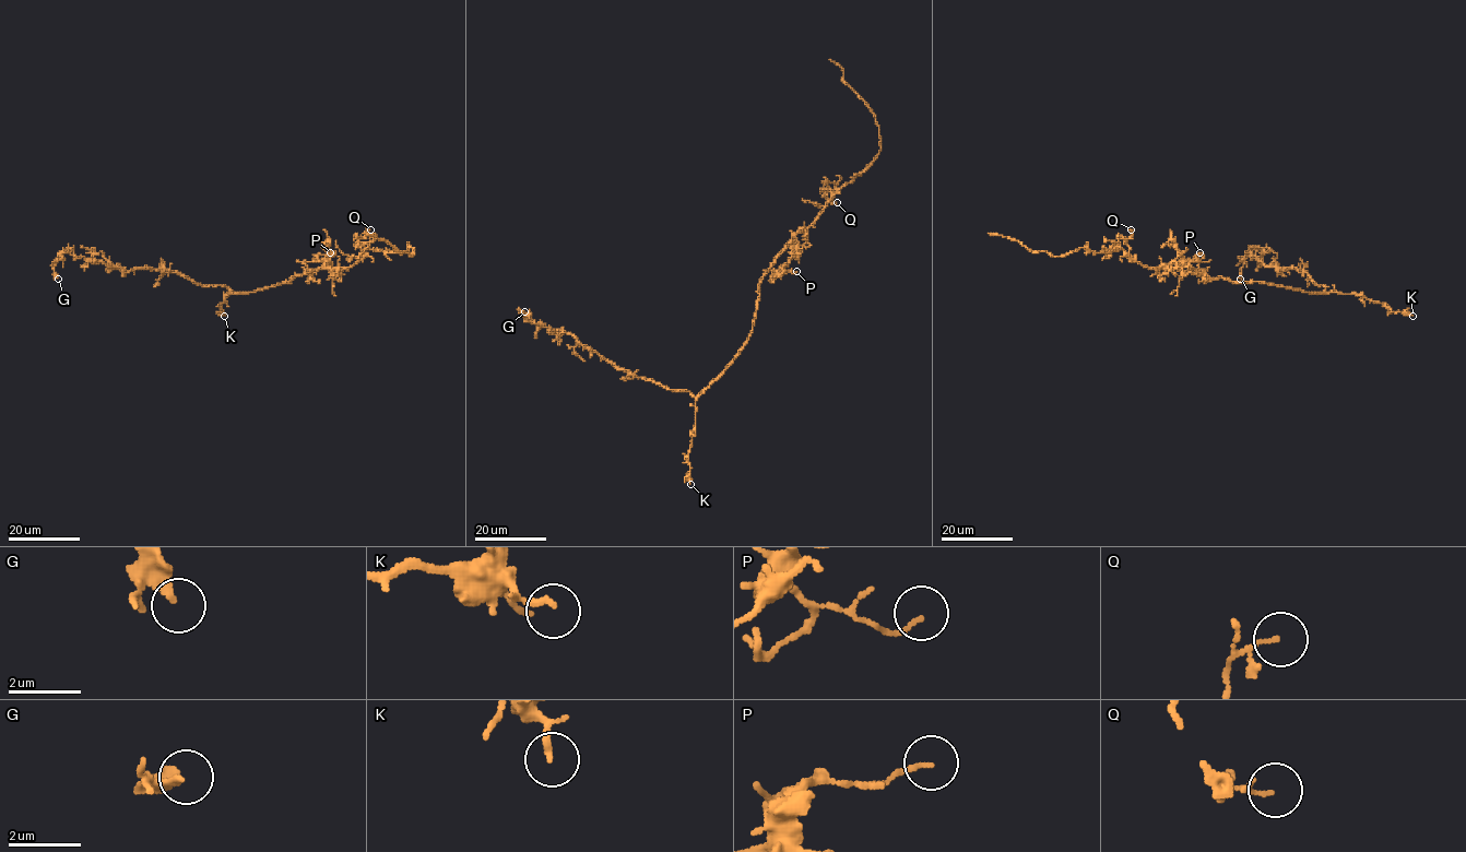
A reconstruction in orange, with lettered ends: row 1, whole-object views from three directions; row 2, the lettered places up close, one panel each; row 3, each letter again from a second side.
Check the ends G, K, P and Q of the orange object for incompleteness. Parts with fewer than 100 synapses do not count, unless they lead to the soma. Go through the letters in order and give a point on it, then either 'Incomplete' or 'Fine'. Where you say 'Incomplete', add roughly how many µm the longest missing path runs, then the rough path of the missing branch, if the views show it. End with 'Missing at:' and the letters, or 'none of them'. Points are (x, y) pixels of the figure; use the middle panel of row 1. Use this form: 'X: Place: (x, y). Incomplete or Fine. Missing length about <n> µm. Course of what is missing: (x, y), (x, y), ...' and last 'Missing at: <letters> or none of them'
G: Place: (524, 311). Fine
K: Place: (690, 484). Fine
P: Place: (796, 271). Fine
Q: Place: (837, 202). Fine
Missing at: none of them

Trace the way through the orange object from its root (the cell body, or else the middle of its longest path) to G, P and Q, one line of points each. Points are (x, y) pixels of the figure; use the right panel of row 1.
G: (1239, 282), (1264, 282), (1304, 292), (1325, 290), (1305, 271), (1278, 270), (1252, 253), (1243, 261), (1240, 279)
P: (1239, 282), (1193, 274), (1171, 265), (1178, 257), (1195, 261), (1200, 252)
Q: (1239, 282), (1193, 274), (1169, 265), (1144, 267), (1118, 245), (1121, 237), (1131, 235), (1131, 229)

